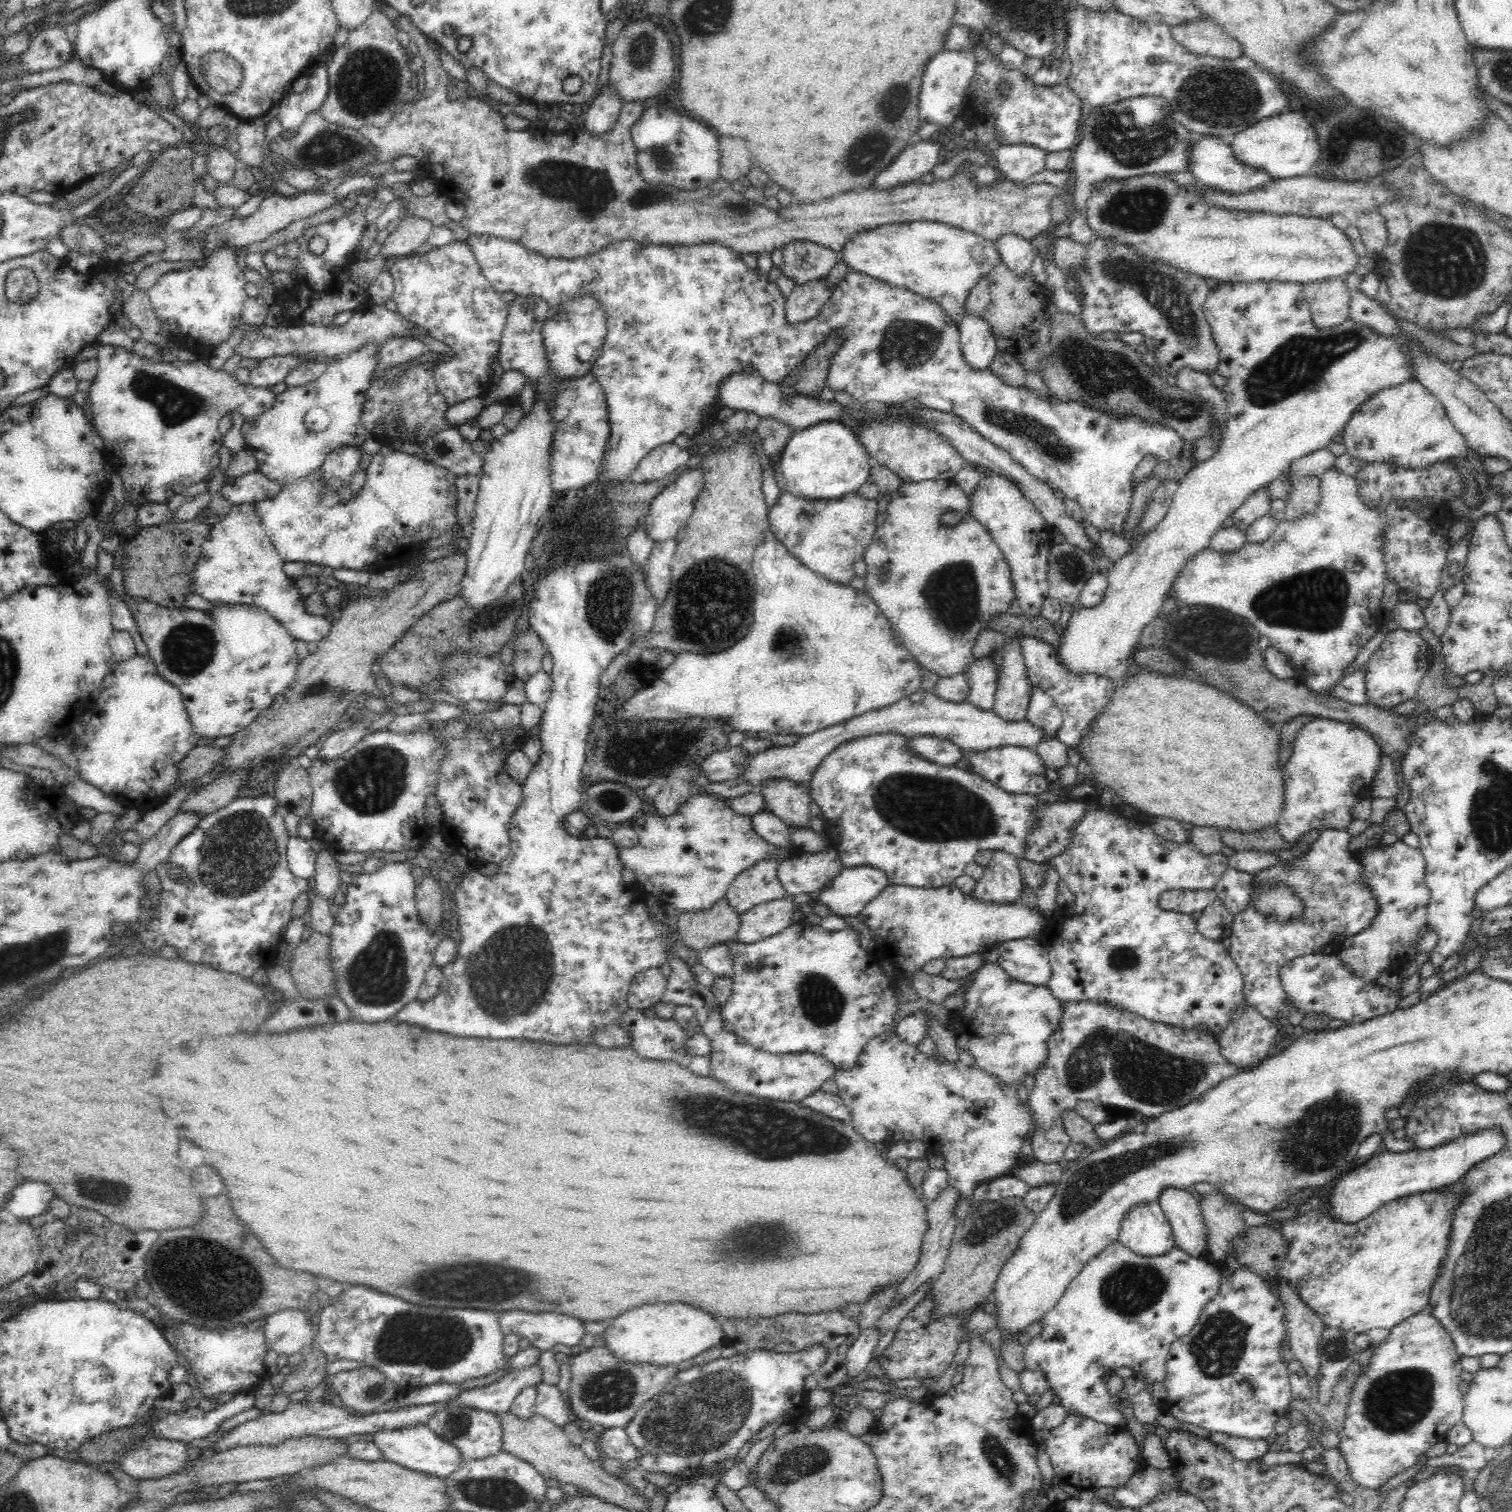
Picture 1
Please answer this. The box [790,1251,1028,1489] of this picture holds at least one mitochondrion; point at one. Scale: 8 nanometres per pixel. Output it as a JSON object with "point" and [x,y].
{"point":[992,1450]}

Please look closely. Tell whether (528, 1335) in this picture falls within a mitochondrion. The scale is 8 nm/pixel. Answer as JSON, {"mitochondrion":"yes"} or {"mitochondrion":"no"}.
{"mitochondrion":"no"}

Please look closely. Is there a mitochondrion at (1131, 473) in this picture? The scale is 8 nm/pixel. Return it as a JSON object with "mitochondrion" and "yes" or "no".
{"mitochondrion":"no"}

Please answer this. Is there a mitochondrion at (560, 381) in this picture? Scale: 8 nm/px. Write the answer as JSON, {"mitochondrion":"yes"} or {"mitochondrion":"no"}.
{"mitochondrion":"no"}

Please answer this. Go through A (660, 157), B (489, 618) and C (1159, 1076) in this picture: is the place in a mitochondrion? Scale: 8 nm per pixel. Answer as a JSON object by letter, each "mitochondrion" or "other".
{"A":"mitochondrion","B":"mitochondrion","C":"mitochondrion"}

